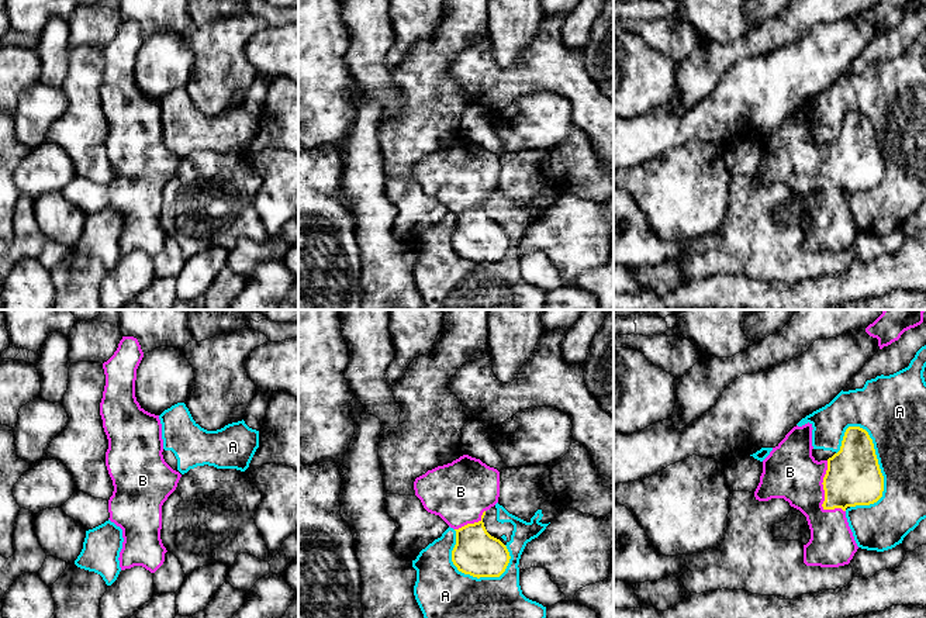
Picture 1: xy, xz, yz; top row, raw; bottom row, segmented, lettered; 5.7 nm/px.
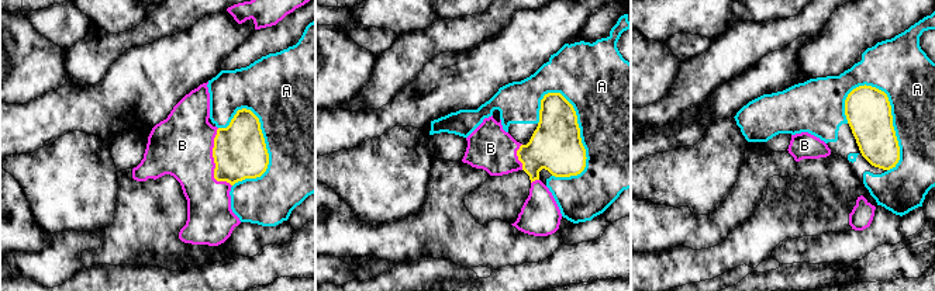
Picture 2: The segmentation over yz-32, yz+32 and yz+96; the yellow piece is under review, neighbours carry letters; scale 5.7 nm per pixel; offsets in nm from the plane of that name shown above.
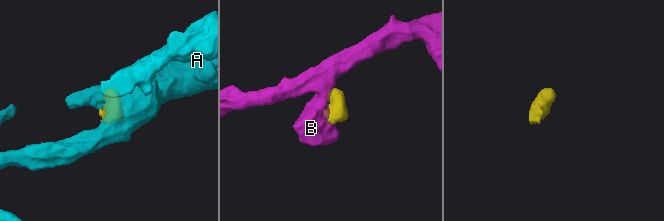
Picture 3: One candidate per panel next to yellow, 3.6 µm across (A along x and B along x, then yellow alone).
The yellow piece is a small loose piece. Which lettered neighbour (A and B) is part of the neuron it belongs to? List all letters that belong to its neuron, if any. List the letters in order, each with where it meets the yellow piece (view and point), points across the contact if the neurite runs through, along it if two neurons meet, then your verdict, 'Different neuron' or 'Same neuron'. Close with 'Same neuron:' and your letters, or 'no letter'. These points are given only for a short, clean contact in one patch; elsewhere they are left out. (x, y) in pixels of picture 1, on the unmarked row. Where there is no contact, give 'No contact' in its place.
A: Touches yellow at yz (883, 161). Different neuron
B: Touches yellow at yz (825, 179). Path across: yz (853, 162), (836, 168), (825, 179), (790, 156). Same neuron
Same neuron: B

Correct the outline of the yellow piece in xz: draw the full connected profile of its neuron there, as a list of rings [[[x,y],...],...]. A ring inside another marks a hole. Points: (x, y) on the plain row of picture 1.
[[[463,139],[452,148],[438,151],[417,162],[414,175],[428,197],[439,200],[456,215],[452,246],[459,256],[477,263],[500,262],[505,256],[511,244],[509,237],[500,224],[487,217],[483,207],[486,196],[498,187],[500,156],[497,153]]]

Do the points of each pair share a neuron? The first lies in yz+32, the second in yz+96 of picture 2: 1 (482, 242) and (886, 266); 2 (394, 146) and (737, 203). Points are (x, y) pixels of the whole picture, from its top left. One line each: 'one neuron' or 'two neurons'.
1: two neurons
2: two neurons

